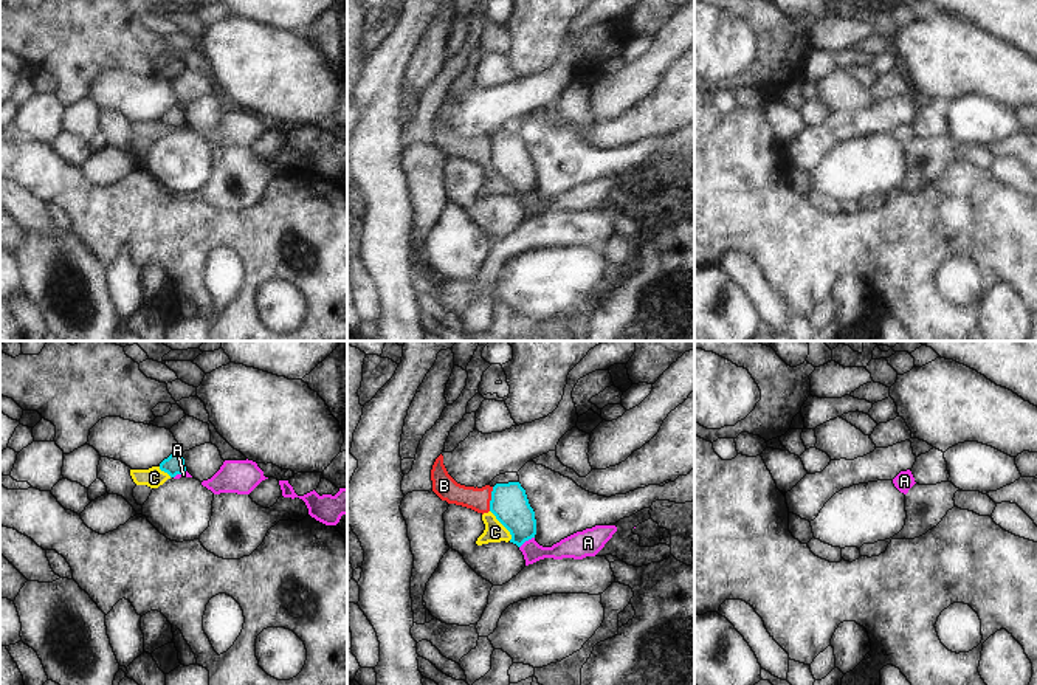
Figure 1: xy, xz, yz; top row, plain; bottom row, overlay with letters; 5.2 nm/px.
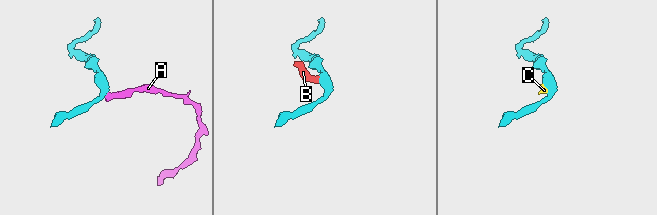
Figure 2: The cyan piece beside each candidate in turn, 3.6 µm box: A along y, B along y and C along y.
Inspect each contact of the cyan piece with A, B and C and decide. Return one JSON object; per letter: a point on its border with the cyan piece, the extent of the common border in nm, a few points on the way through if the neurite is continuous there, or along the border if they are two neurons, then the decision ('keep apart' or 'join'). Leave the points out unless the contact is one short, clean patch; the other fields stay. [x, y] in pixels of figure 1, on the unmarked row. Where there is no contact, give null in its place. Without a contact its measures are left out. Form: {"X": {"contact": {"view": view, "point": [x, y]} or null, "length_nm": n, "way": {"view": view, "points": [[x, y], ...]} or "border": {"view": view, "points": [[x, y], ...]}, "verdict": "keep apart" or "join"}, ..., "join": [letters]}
{"A": {"contact": {"view": "xz", "point": [526, 192]}, "length_nm": 100, "border": {"view": "xz", "points": [[534, 189], [520, 200]]}, "verdict": "keep apart"}, "B": {"contact": {"view": "xz", "point": [492, 152]}, "length_nm": 130, "border": {"view": "xz", "points": [[493, 140], [489, 163]]}, "verdict": "keep apart"}, "C": {"contact": {"view": "xz", "point": [502, 177]}, "length_nm": 190, "border": {"view": "xz", "points": [[490, 163], [509, 185], [510, 192]]}, "verdict": "keep apart"}, "join": []}

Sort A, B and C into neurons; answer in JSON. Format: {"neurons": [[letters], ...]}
{"neurons": [["A", "B", "C"]]}

